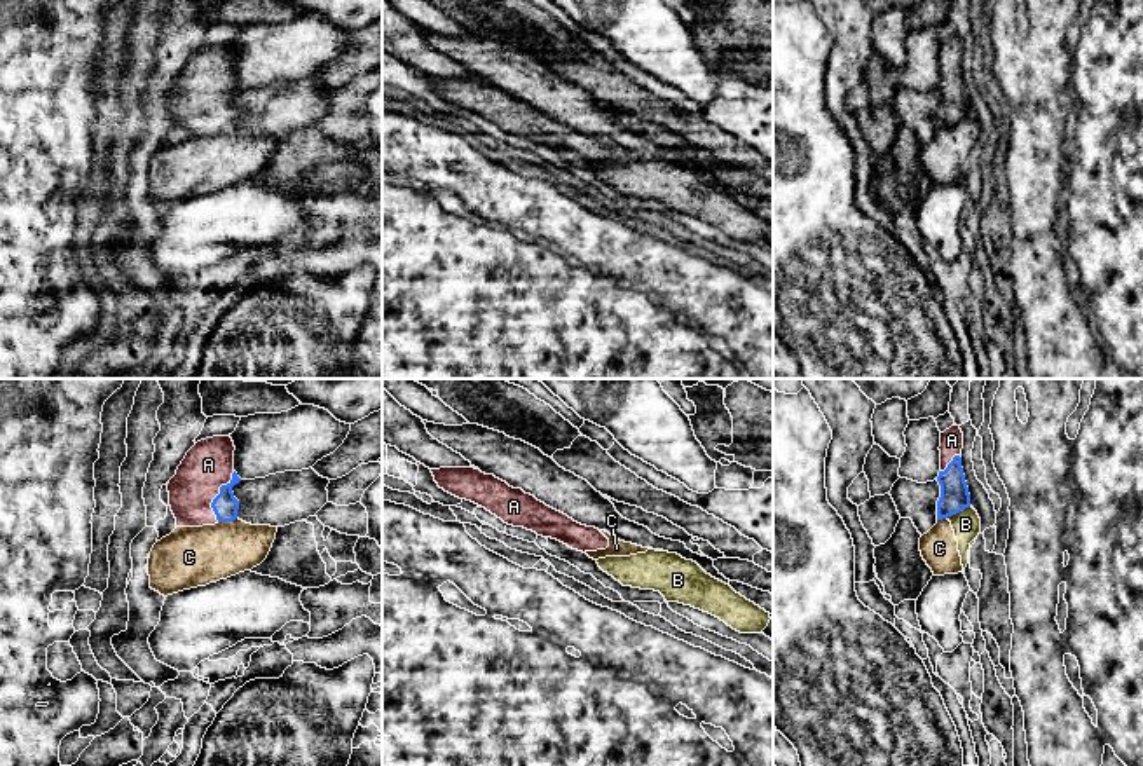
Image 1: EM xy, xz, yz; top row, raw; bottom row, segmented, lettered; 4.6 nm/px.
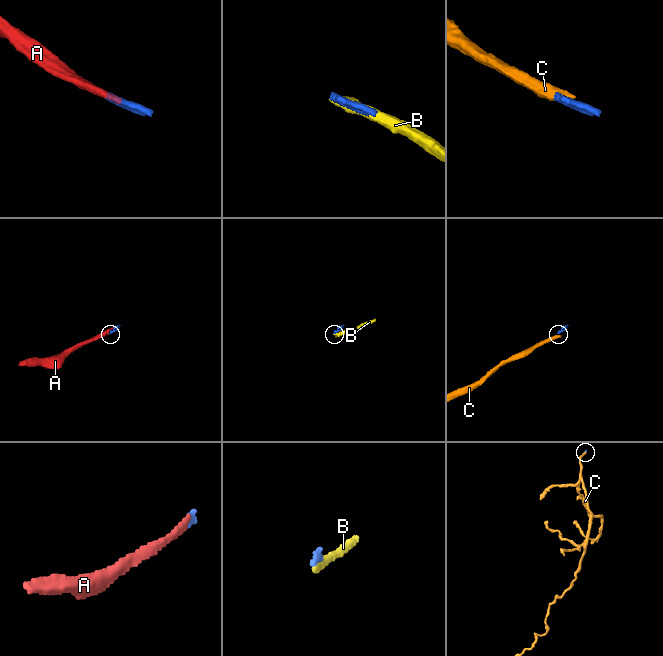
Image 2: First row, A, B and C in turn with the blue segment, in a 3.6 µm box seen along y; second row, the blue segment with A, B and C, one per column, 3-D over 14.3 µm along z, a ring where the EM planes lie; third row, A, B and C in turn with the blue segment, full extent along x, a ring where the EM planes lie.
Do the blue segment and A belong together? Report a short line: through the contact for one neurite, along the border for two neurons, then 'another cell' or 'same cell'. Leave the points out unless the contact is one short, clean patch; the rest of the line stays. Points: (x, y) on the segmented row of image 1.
same cell

